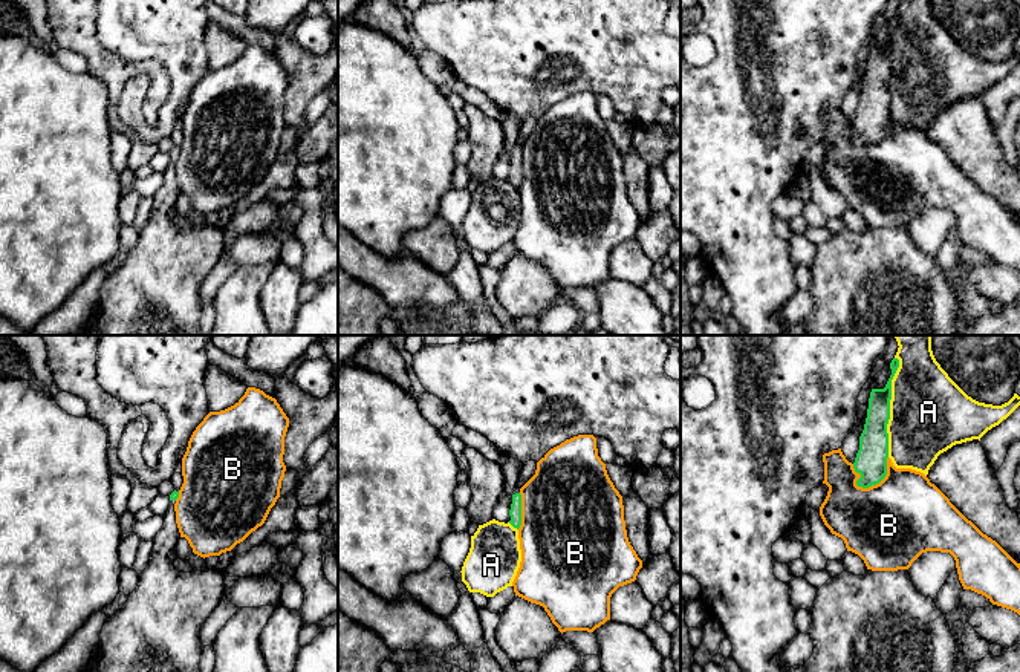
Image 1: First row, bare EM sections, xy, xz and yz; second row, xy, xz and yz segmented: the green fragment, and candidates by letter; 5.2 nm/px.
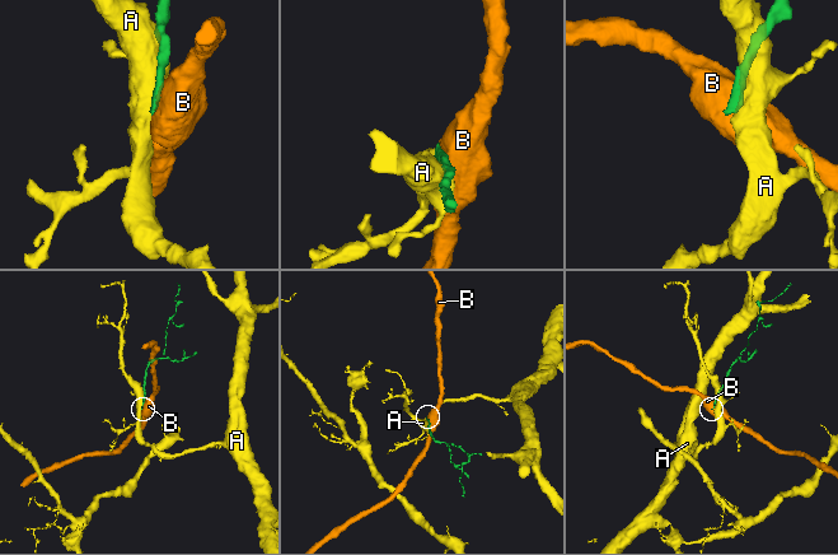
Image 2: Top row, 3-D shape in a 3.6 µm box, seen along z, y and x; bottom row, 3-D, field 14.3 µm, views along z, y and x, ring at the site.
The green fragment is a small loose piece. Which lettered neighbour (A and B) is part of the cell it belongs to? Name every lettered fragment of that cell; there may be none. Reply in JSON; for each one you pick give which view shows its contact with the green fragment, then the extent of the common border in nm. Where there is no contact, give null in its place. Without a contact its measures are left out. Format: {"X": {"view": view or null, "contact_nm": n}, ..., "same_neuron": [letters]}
{"same_neuron": []}

